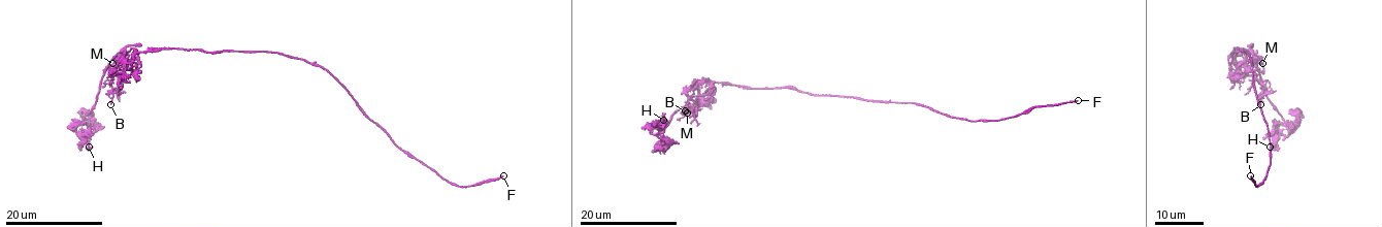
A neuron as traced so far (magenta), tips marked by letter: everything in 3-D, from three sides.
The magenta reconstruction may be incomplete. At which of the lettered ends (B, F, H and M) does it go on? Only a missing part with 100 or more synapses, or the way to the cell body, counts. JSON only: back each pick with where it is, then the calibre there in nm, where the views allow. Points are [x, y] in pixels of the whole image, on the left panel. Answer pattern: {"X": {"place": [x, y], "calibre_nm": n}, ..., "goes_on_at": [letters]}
{"F": {"place": [503, 175], "calibre_nm": 240}, "goes_on_at": ["F"]}

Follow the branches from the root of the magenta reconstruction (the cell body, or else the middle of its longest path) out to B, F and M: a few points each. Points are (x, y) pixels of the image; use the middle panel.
B: (846, 96), (811, 95), (789, 88), (747, 88), (714, 83), (712, 95), (703, 103), (694, 110), (685, 110)
F: (846, 96), (916, 102), (971, 121), (1005, 120), (1037, 106), (1078, 100)
M: (846, 96), (811, 95), (789, 88), (747, 88), (714, 83), (712, 95), (687, 112)

